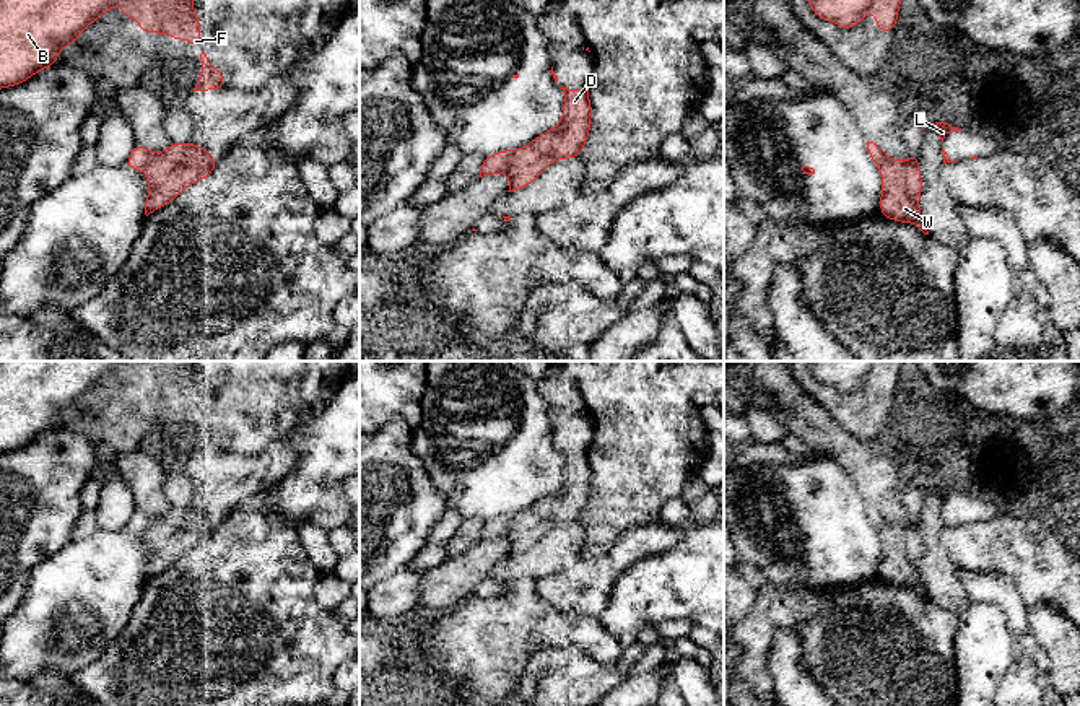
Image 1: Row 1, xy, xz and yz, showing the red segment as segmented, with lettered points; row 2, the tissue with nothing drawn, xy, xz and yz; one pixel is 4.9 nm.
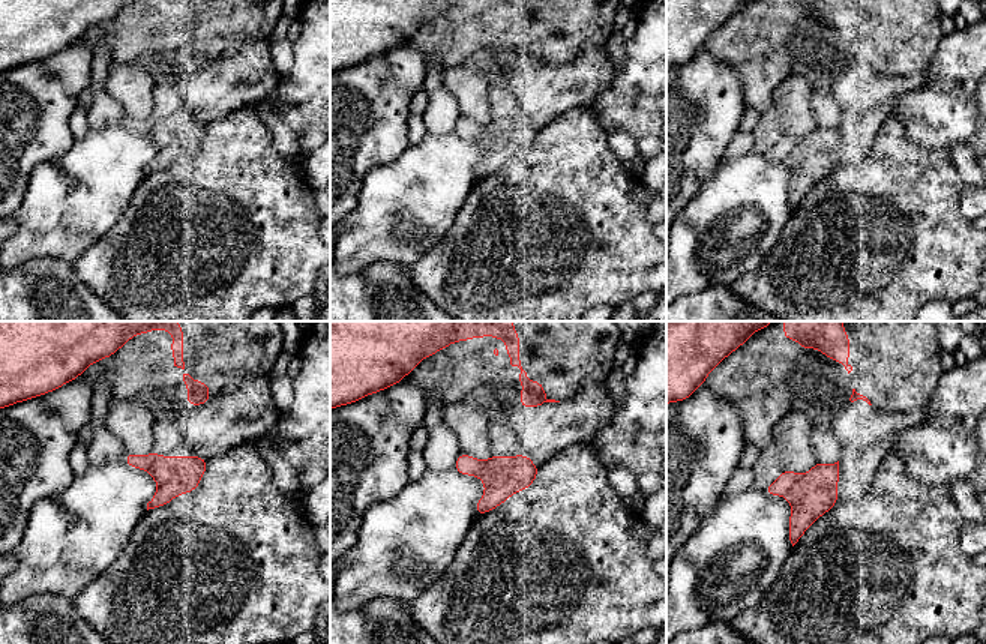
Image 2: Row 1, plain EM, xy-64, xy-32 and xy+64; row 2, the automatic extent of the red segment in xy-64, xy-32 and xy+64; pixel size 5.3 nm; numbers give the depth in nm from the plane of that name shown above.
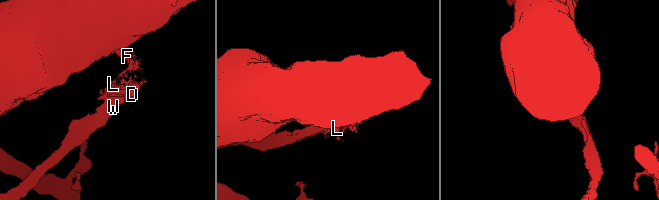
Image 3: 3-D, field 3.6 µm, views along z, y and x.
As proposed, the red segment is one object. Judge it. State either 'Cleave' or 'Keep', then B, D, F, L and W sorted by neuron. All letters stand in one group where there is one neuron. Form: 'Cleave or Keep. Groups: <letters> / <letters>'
Cleave. Groups: B D F L / W

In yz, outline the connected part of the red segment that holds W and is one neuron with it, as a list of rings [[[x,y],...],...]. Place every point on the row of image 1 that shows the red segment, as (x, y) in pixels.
[[[886,159],[880,166],[880,213],[893,221],[914,223],[924,234],[927,226],[919,210],[922,177],[919,166],[899,159]]]

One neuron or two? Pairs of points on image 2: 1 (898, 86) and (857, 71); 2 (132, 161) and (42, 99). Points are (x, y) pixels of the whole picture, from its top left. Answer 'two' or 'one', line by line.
1: one
2: two

